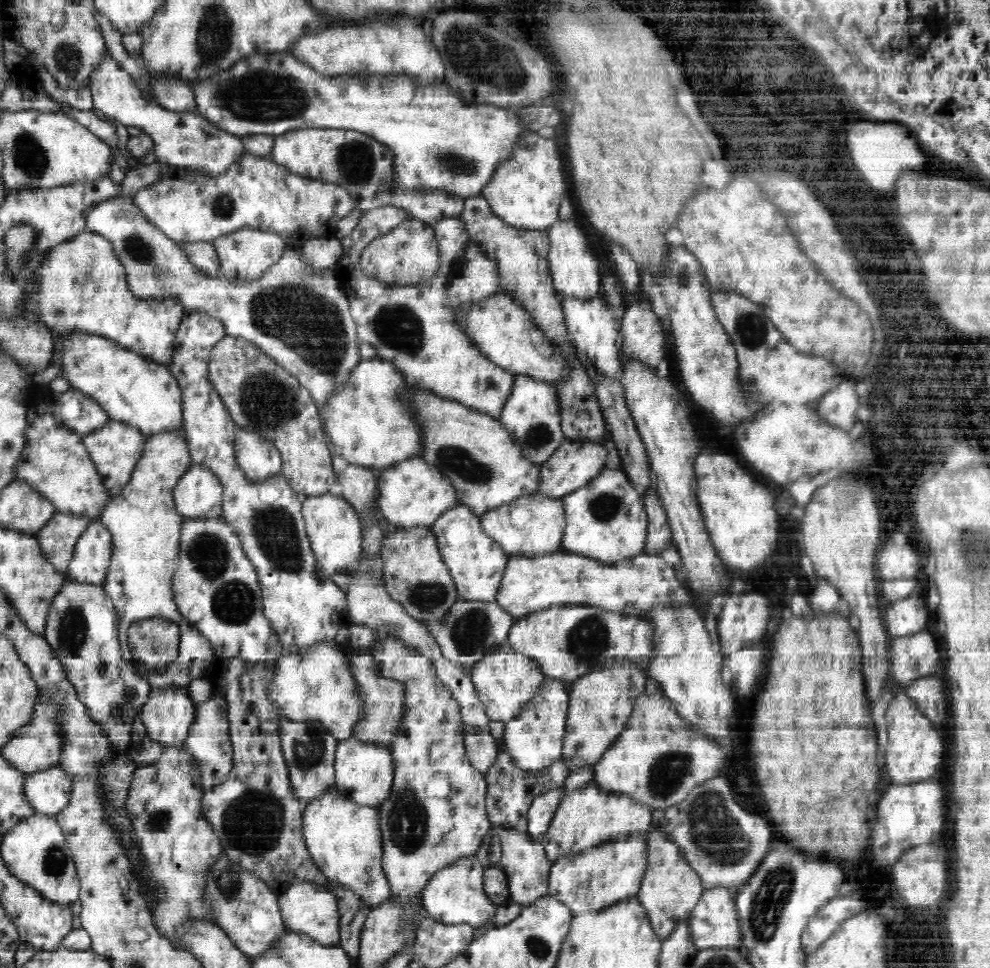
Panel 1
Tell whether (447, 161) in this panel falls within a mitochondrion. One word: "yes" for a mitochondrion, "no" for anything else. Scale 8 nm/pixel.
yes

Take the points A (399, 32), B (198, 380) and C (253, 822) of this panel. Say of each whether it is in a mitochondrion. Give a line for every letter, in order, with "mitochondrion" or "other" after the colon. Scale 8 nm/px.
A: other
B: other
C: mitochondrion

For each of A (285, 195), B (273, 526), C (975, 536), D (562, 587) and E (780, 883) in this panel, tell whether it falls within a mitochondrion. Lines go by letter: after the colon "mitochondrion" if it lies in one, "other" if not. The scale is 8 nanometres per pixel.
A: other
B: mitochondrion
C: mitochondrion
D: other
E: mitochondrion

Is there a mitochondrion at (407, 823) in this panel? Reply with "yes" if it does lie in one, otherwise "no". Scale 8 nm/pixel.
yes

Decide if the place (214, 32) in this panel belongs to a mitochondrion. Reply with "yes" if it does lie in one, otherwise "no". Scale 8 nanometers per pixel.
yes

